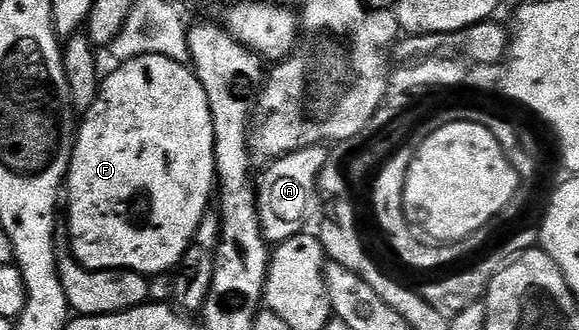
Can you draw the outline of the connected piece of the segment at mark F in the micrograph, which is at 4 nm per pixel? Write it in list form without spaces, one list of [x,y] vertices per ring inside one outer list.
[[[151,54],[150,56],[140,56],[134,60],[127,60],[116,65],[118,68],[113,73],[106,75],[101,81],[101,93],[97,95],[97,100],[91,106],[91,110],[84,113],[83,119],[80,121],[75,143],[73,145],[73,160],[69,164],[69,175],[67,177],[67,204],[69,200],[69,244],[71,254],[85,268],[90,268],[98,272],[99,270],[107,270],[108,268],[126,268],[132,272],[141,272],[144,276],[154,277],[158,274],[168,273],[170,270],[176,269],[178,265],[185,259],[185,253],[189,251],[194,243],[197,235],[197,227],[201,225],[201,219],[210,211],[209,195],[214,195],[215,181],[217,180],[217,155],[215,154],[215,126],[213,125],[213,115],[211,114],[211,106],[207,98],[207,90],[203,90],[203,86],[199,82],[196,72],[188,63],[180,60],[172,60],[171,58],[163,58],[159,54]]]

